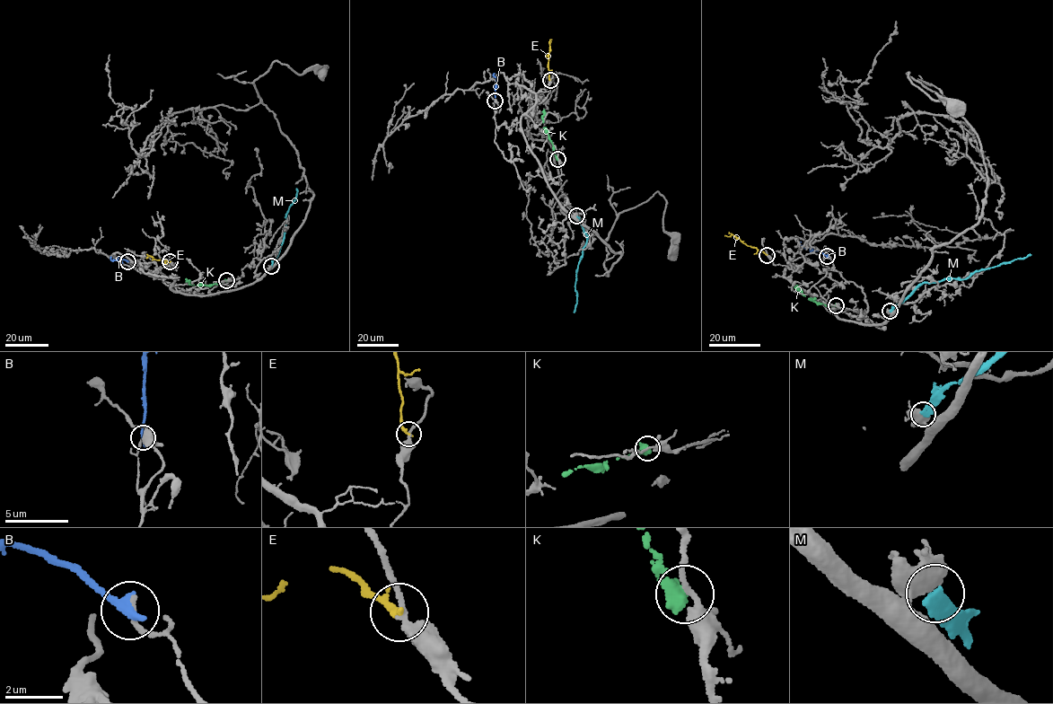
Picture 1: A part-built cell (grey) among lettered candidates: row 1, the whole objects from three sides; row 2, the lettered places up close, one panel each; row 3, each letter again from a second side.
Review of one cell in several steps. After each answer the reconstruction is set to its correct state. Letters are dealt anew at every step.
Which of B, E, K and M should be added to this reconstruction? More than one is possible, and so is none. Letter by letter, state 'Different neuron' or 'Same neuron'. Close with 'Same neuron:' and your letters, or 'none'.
B: Different neuron
E: Different neuron
K: Different neuron
M: Different neuron
Same neuron: none

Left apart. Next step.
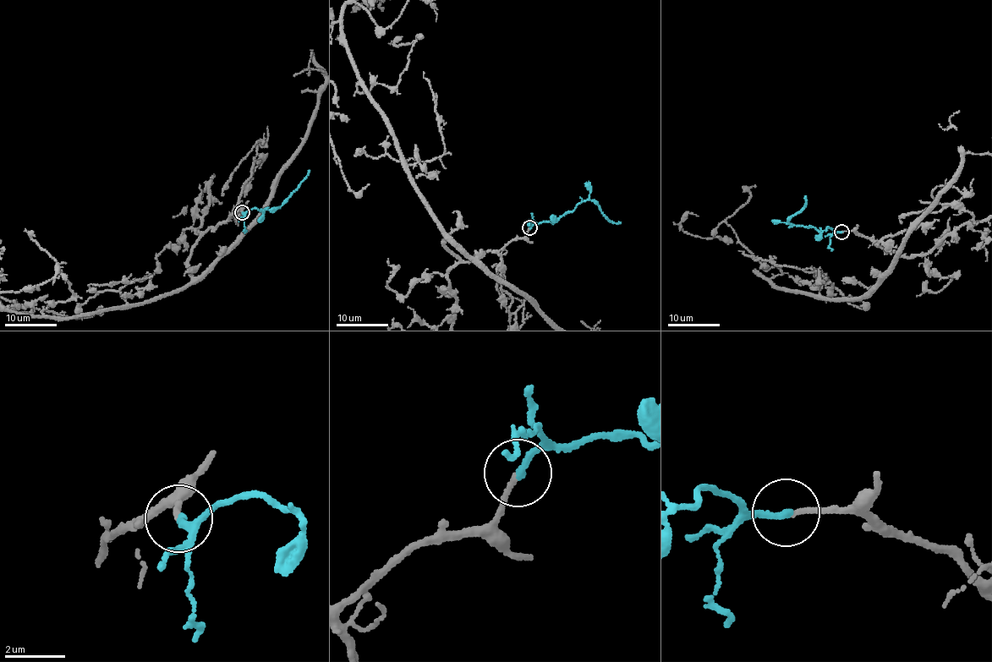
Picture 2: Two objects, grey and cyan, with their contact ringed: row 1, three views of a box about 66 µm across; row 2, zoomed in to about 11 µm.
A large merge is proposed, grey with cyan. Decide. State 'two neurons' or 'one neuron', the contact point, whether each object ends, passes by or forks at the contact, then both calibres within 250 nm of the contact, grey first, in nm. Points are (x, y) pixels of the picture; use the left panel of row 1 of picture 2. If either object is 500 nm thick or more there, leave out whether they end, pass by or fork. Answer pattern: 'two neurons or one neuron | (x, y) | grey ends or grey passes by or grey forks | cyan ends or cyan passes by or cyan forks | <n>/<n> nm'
one neuron | (242, 212) | grey ends | cyan ends | 150/240 nm

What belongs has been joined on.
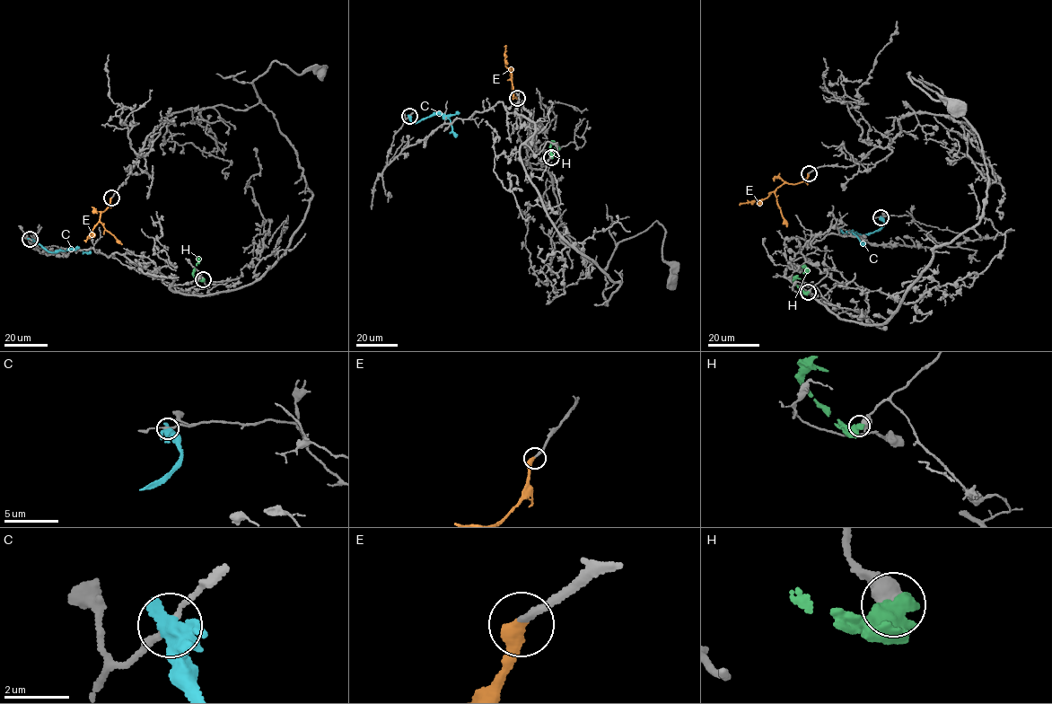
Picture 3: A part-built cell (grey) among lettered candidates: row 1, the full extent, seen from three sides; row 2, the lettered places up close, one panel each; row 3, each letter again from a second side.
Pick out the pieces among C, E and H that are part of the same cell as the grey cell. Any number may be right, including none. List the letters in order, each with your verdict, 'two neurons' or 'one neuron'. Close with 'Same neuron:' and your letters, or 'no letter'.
C: two neurons
E: one neuron
H: two neurons
Same neuron: E

